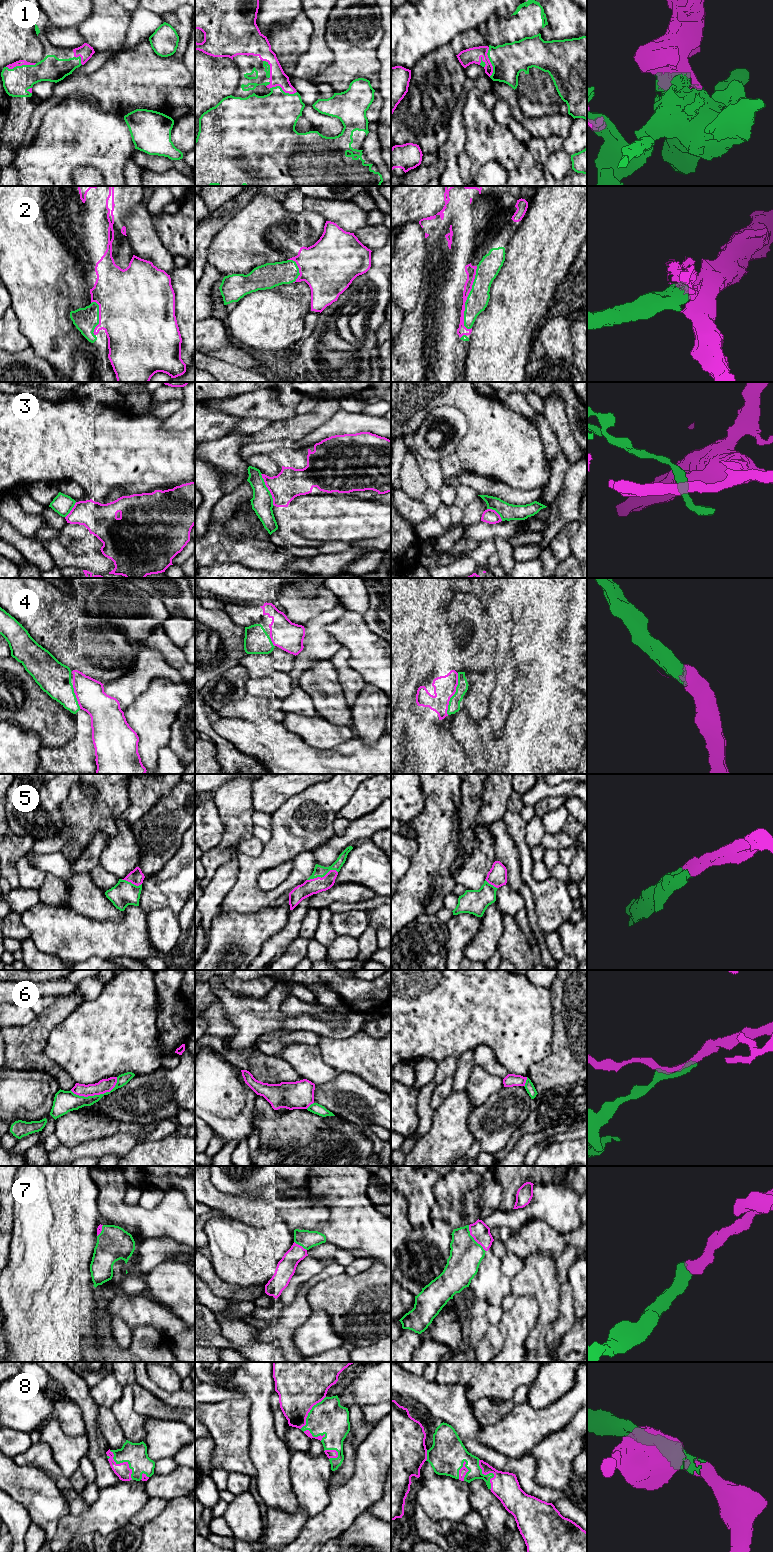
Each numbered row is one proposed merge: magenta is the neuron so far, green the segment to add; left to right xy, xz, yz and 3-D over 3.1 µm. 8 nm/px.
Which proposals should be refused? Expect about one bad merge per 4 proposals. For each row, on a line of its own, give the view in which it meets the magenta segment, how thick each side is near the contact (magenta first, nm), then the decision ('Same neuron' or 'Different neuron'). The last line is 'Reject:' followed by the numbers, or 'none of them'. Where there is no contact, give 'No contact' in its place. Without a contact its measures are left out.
1: Touches magenta in xy. Thickness 50 nm (magenta) against 220 nm. Same neuron
2: Touches magenta in yz. Thickness 90 nm (magenta) against 170 nm. Same neuron
3: Touches magenta in xz. Thickness 240 nm (magenta) against 180 nm. Different neuron
4: Touches magenta in yz. Thickness 180 nm (magenta) against 100 nm. Same neuron
5: Touches magenta in xz. Thickness 130 nm (magenta) against 100 nm. Same neuron
6: Touches magenta in xy. Thickness 110 nm (magenta) against 170 nm. Different neuron
7: Touches magenta in yz. Thickness 150 nm (magenta) against 260 nm. Same neuron
8: Touches magenta in xy. Thickness 120 nm (magenta) against 180 nm. Same neuron
Reject: 3, 6

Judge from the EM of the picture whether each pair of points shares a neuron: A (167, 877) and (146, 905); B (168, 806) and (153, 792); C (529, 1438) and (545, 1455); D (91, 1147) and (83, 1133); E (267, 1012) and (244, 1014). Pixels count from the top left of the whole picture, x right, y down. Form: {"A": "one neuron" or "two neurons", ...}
{"A": "one neuron", "B": "two neurons", "C": "two neurons", "D": "two neurons", "E": "one neuron"}

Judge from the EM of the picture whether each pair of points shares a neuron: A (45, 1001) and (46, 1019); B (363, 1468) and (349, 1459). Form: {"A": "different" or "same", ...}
{"A": "different", "B": "different"}

